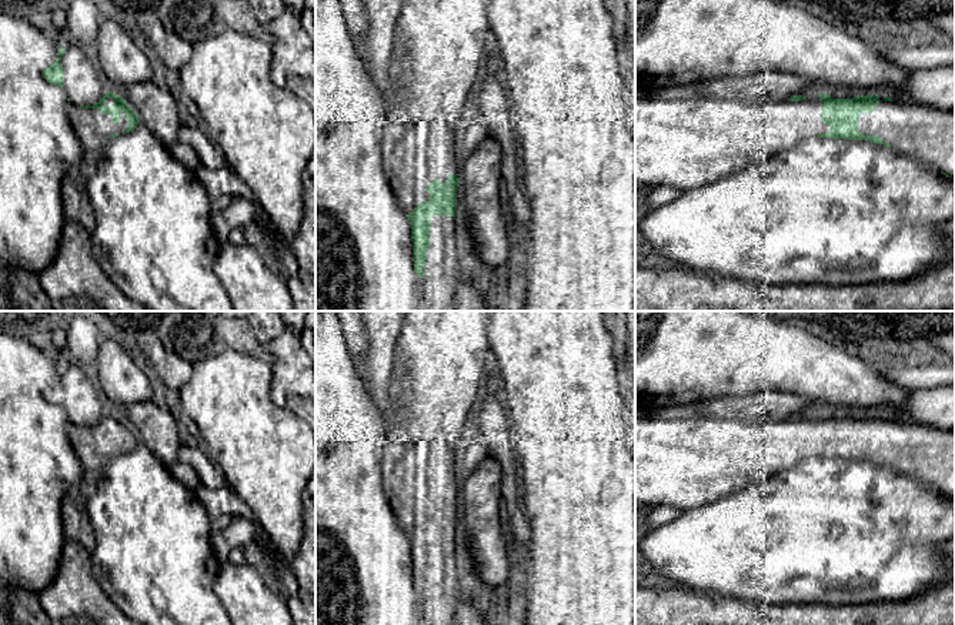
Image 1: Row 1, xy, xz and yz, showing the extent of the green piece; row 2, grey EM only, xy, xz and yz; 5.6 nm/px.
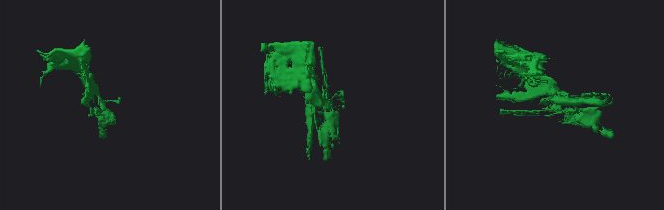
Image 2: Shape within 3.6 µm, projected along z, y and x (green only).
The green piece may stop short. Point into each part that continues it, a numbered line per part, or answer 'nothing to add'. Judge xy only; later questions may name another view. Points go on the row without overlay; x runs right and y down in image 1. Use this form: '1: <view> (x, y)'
1: xy (93, 448)

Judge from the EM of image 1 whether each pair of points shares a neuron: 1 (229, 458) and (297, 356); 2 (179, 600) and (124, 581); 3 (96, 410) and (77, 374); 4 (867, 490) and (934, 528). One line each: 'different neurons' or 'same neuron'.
1: different neurons
2: same neuron
3: same neuron
4: same neuron

